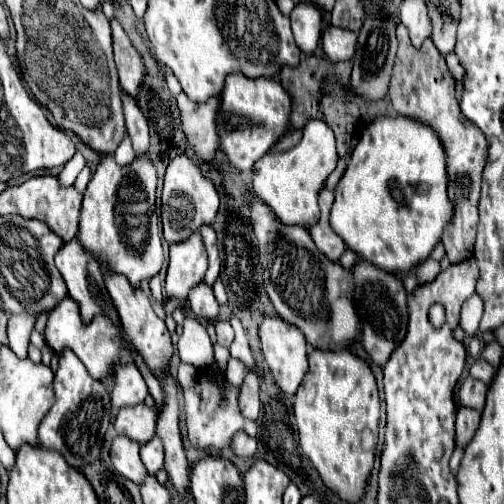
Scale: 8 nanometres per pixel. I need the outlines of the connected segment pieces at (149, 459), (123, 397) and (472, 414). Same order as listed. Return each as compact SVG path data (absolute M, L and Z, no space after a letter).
M157 435L151 441L147 441L145 445L141 445L141 459L151 475L157 475L163 469L163 457L165 457L163 445Z
M119 367L119 371L115 371L115 385L111 391L113 397L113 409L123 409L123 407L133 407L145 401L145 397L149 395L145 379L141 377L141 373L135 367Z
M459 409L457 411L457 425L455 425L455 443L457 447L465 449L467 443L471 441L473 433L479 427L479 419L481 415L473 409Z

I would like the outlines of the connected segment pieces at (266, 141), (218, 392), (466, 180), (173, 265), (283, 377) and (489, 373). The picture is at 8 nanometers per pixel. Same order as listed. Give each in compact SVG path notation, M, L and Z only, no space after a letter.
M229 75L221 93L217 111L217 131L221 139L221 151L227 155L231 165L241 173L249 173L253 165L273 147L273 143L289 129L291 97L275 79Z
M199 373L195 387L183 389L183 395L185 395L183 415L185 415L185 423L187 423L187 433L189 433L189 439L195 447L225 449L225 447L229 447L231 437L237 431L245 431L251 437L257 435L257 423L251 419L245 419L237 407L237 395L239 395L237 387L233 387L233 385L221 387L219 383L215 383L211 379L211 375Z
M397 25L397 63L391 77L389 95L393 97L393 109L399 115L417 119L429 125L441 139L447 153L447 175L449 175L449 199L453 203L453 215L449 227L443 231L443 245L451 263L459 263L471 255L475 233L477 233L477 205L481 193L481 177L487 161L487 139L479 127L475 127L459 109L455 97L455 81L443 63L437 47L427 39L421 49L415 49L409 41L407 29Z
M195 233L187 241L171 247L165 293L177 299L187 297L189 289L203 281L205 271L207 271L207 251L203 247L201 235Z
M265 317L263 323L259 325L259 337L261 337L261 349L263 349L263 357L267 361L267 367L277 383L277 387L285 393L285 395L295 395L295 391L299 389L301 381L303 381L303 375L307 371L307 341L303 339L303 333L283 321L281 317Z
M477 359L477 361L471 365L469 375L471 375L473 379L491 383L491 381L493 381L493 375L495 375L495 367L491 367L491 365L489 365L487 361L483 361L483 359Z

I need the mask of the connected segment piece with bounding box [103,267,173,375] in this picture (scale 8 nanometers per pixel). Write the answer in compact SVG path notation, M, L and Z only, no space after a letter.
M103 267L103 275L105 275L105 287L115 303L119 317L121 317L121 327L123 327L123 331L127 331L125 333L127 339L131 339L131 347L135 347L135 351L139 355L143 355L147 367L155 375L159 375L173 355L171 333L167 331L165 323L155 315L149 297L141 289L135 291L135 287L131 287L131 283L127 283L127 279L123 279L123 275L107 275L107 267Z

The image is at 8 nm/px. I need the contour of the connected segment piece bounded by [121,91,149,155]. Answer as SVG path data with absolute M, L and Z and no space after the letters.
M121 91L121 101L123 101L123 113L125 113L125 123L127 123L127 133L133 141L133 149L137 155L147 153L149 147L149 125L143 115L143 111L137 107L135 99Z

